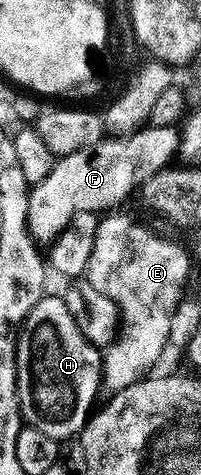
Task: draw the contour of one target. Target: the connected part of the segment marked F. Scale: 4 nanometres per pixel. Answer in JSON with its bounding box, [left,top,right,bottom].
[27,124,180,246]

